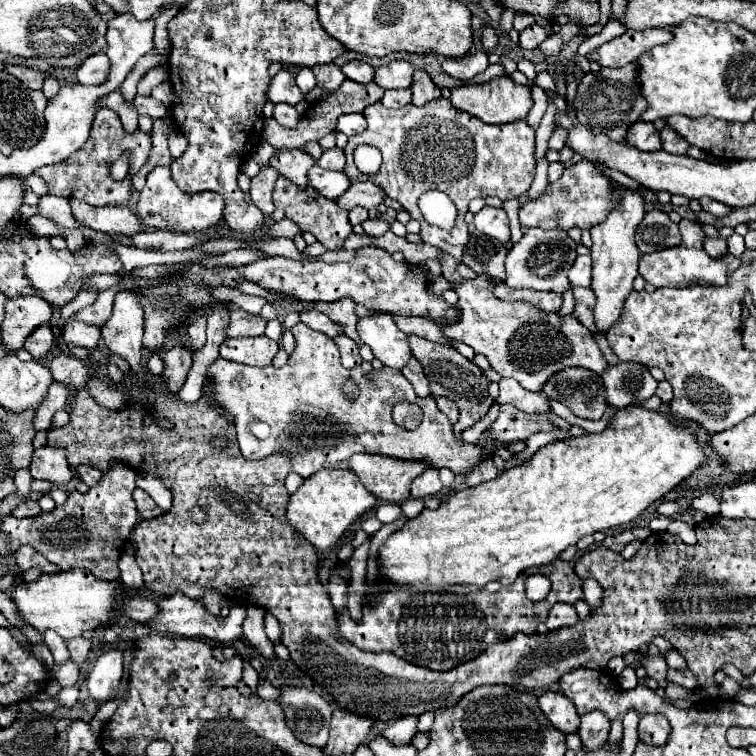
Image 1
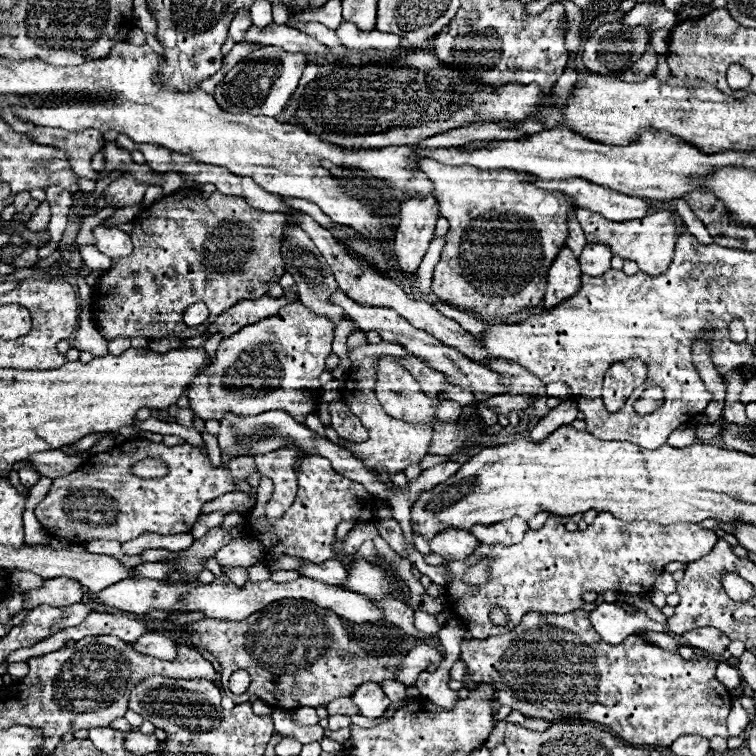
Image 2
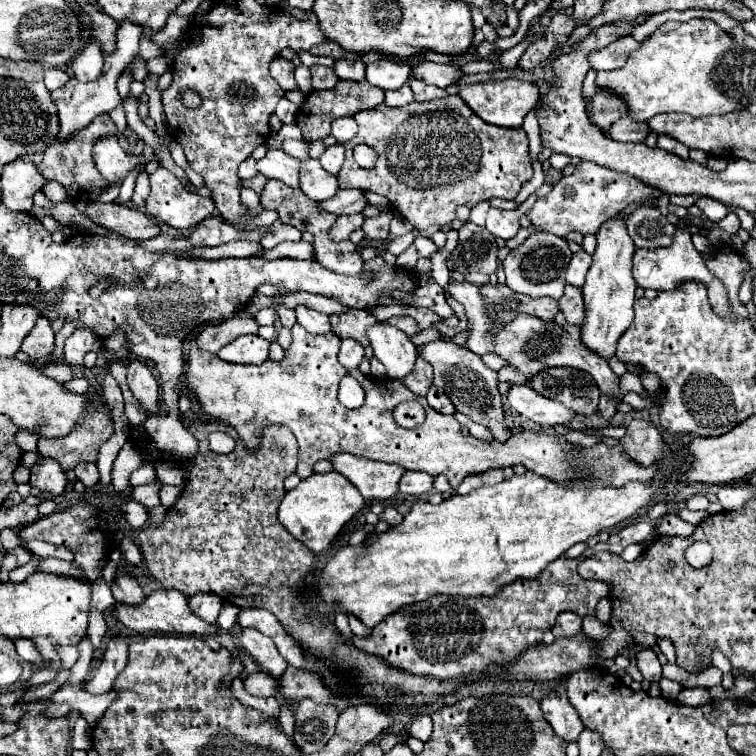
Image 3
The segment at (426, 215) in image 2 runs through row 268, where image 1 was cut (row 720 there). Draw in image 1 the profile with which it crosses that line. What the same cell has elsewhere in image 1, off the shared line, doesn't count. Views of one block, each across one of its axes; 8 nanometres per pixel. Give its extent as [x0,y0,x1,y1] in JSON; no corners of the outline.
[382,716,416,744]

